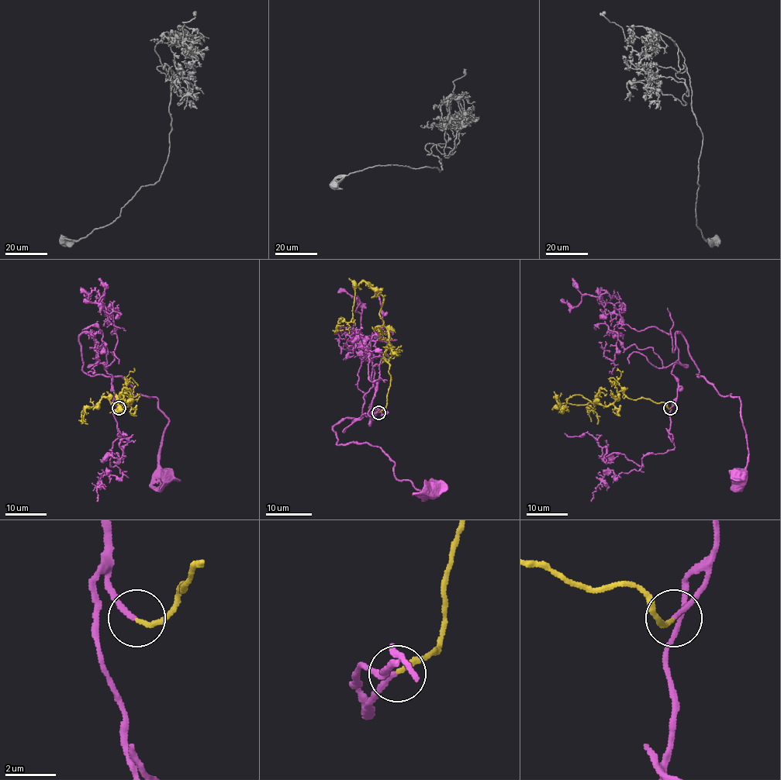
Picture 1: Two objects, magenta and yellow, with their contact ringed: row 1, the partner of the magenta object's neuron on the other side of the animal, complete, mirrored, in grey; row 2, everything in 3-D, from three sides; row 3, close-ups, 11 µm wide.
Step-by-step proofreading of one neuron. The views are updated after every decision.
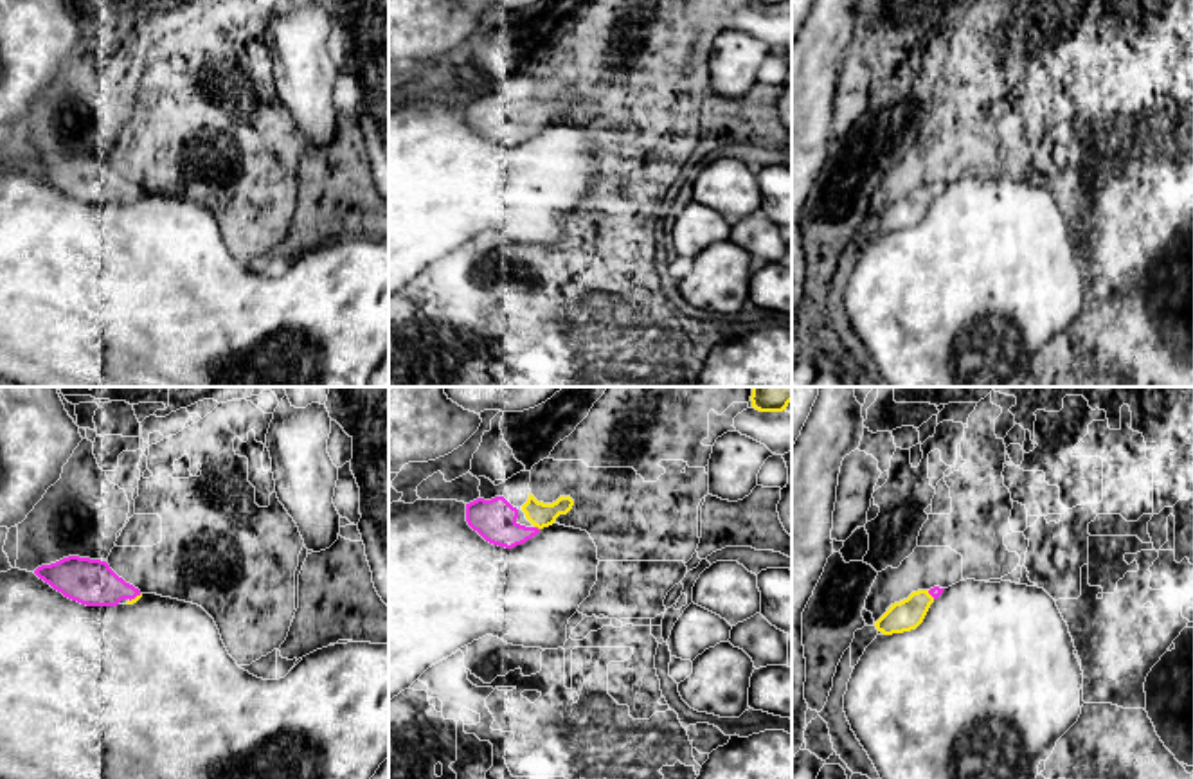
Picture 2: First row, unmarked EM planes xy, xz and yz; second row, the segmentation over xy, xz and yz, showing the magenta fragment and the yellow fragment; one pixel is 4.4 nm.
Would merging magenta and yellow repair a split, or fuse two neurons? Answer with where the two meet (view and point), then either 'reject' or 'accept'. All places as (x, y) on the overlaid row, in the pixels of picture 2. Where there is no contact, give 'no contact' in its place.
meets magenta in xz at (537, 528); accept

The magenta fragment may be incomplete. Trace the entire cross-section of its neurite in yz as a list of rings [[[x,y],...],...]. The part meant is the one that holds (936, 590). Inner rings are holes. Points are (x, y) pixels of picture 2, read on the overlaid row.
[[[945,588],[912,592],[907,599],[891,604],[891,608],[875,622],[884,635],[903,633],[916,630],[930,604],[943,594]]]

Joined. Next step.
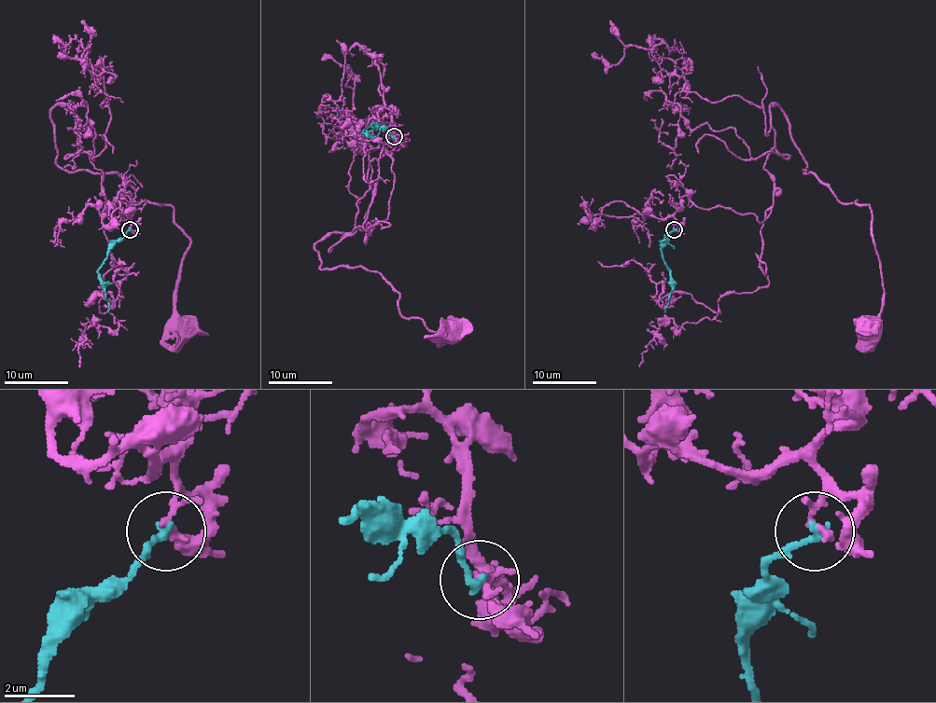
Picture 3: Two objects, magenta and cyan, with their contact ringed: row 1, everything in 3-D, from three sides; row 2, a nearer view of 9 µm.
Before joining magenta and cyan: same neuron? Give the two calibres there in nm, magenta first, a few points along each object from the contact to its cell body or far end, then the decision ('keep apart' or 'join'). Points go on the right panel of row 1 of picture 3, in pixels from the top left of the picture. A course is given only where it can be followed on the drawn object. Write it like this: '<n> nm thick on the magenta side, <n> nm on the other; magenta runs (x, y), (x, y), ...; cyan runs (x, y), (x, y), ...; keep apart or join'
130 nm thick on the magenta side, 220 nm on the other; magenta runs (674, 228), (684, 196), (766, 216), (776, 104), (803, 170), (840, 201), (870, 208), (883, 304), (865, 326); cyan runs (674, 228), (664, 237), (662, 248), (662, 257), (669, 270), (671, 293), (664, 311); keep apart

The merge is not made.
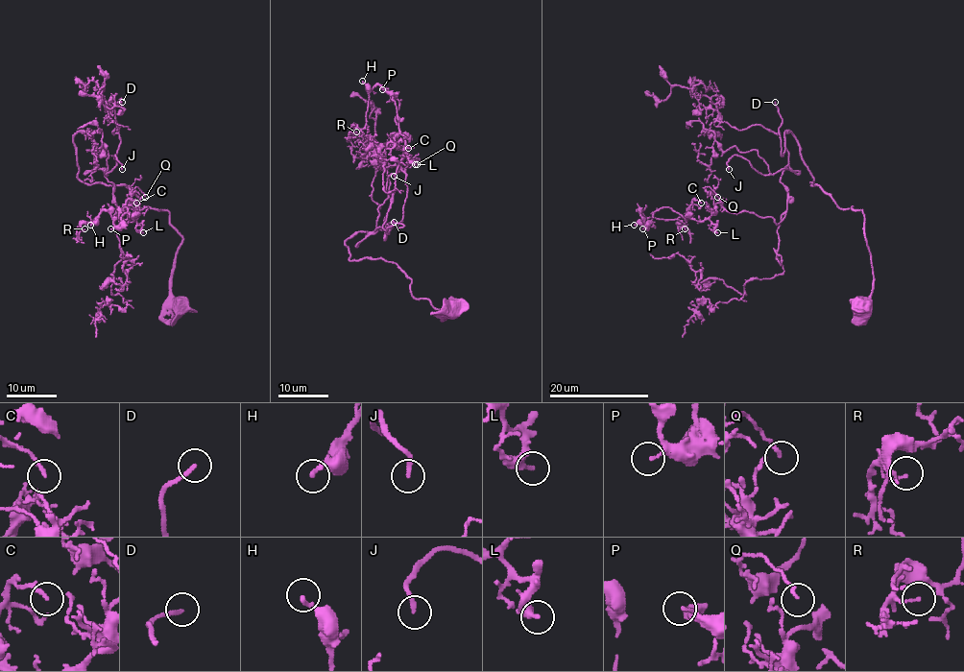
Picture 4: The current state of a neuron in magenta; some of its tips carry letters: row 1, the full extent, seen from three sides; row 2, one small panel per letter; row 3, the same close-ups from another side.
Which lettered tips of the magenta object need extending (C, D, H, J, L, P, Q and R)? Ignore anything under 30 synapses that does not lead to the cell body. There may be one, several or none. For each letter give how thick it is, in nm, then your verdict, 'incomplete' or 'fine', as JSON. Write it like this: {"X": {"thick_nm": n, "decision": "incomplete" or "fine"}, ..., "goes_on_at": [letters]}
{"C": {"thick_nm": 120, "decision": "fine"}, "D": {"thick_nm": 180, "decision": "incomplete"}, "H": {"thick_nm": 200, "decision": "fine"}, "J": {"thick_nm": 200, "decision": "incomplete"}, "L": {"thick_nm": 260, "decision": "fine"}, "P": {"thick_nm": 130, "decision": "fine"}, "Q": {"thick_nm": 90, "decision": "fine"}, "R": {"thick_nm": 100, "decision": "fine"}, "goes_on_at": ["D", "J"]}

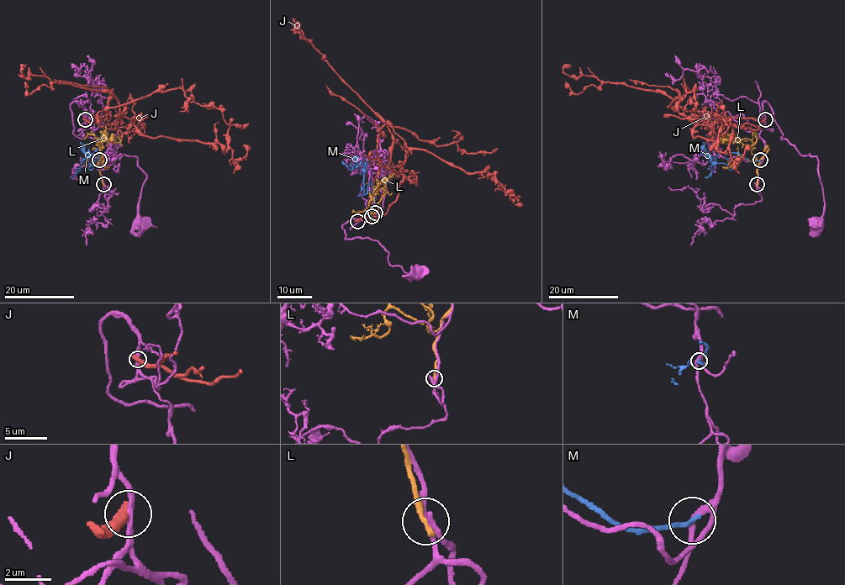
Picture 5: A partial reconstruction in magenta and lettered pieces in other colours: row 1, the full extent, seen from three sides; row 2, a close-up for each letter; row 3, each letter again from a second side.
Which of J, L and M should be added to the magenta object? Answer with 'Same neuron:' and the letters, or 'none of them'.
Same neuron: M

